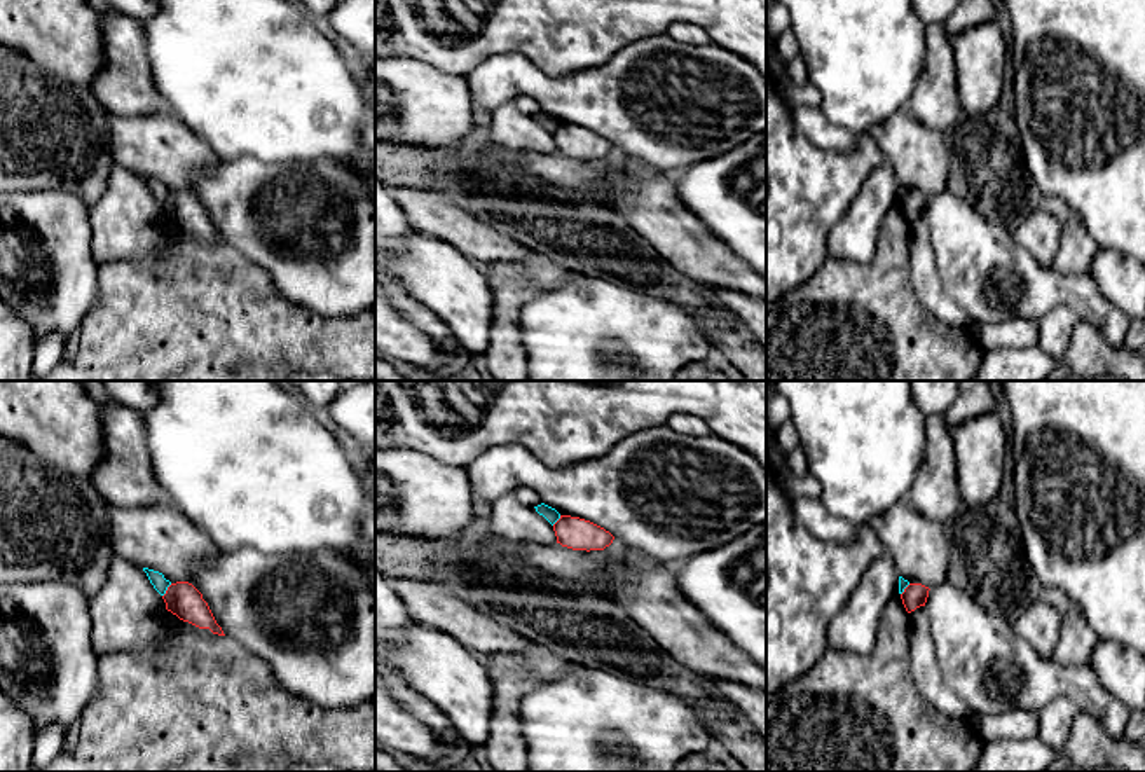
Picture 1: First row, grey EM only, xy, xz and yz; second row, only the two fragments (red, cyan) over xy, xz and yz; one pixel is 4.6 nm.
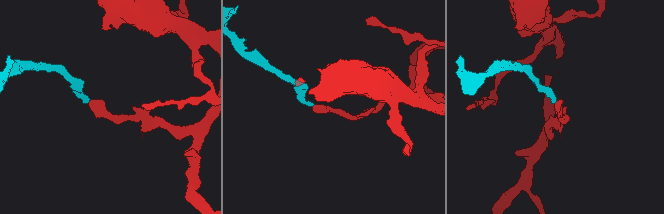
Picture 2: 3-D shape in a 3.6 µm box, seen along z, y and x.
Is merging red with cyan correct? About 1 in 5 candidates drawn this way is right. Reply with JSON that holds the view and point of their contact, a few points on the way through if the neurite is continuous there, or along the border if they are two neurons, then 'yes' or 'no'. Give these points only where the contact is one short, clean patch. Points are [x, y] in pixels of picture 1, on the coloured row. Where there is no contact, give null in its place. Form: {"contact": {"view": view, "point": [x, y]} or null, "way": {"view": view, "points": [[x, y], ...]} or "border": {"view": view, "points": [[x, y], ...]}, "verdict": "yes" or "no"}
{"contact": {"view": "xy", "point": [166, 591]}, "border": {"view": "xy", "points": [[171, 584], [163, 596]]}, "verdict": "no"}

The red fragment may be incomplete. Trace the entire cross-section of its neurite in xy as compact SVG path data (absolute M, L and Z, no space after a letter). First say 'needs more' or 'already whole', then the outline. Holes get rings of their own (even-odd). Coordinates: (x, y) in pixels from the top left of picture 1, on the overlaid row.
already whole; M189 582L171 583L162 596L166 610L180 620L189 622L199 629L209 629L213 634L225 636L216 624L202 594Z

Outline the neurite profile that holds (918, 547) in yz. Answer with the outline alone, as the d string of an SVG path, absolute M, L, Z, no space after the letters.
M901 500L866 522L895 562L899 576L929 589L946 582L950 550L944 524L922 515L909 500Z

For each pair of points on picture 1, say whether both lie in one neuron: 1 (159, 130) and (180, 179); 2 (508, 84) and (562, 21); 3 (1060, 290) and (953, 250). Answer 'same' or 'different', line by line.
1: same
2: different
3: same

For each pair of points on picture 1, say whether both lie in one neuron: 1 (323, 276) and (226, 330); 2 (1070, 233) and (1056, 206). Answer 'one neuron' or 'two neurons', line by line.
1: two neurons
2: one neuron

